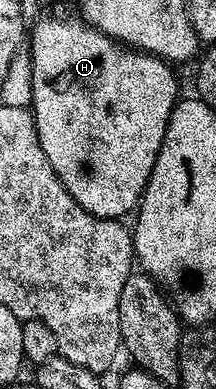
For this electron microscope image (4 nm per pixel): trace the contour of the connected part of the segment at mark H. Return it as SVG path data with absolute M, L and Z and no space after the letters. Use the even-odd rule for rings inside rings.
M41 18L37 23L32 23L31 33L27 38L27 49L29 52L29 59L31 60L31 96L33 97L31 103L31 109L33 112L33 119L35 120L35 128L37 129L37 135L39 136L39 144L43 144L43 152L47 156L47 160L51 164L51 168L55 168L55 172L59 176L59 180L67 188L67 192L72 198L80 204L83 209L95 216L96 218L115 218L118 220L124 219L124 214L132 215L136 211L141 196L145 192L145 186L149 182L151 172L155 168L155 160L159 156L159 148L163 144L163 136L167 132L167 124L169 123L169 117L173 111L173 107L177 105L179 101L179 93L177 94L177 78L173 75L174 70L167 62L159 58L154 58L152 54L147 54L139 50L132 49L122 43L116 42L114 38L109 38L105 34L100 34L94 26L85 25L84 21L76 20L77 22L68 22L65 18Z

